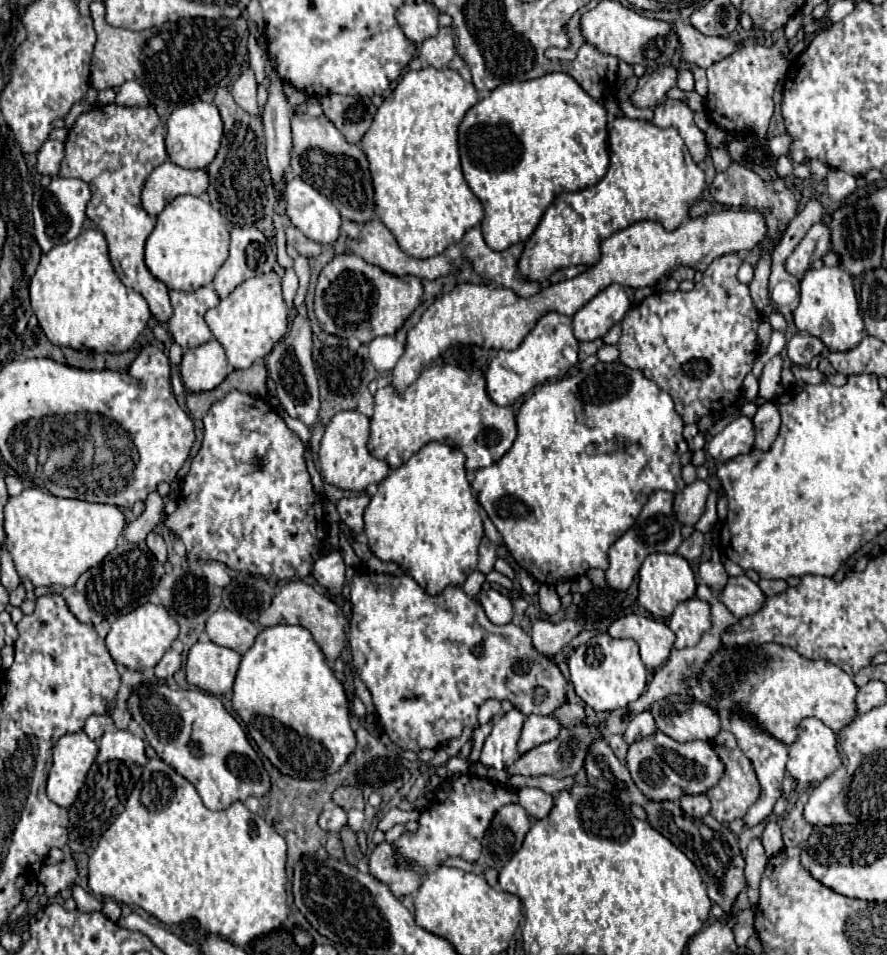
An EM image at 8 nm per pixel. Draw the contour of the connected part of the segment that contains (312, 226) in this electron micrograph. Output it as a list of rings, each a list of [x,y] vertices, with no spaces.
[[[302,178],[286,182],[286,216],[306,234],[306,238],[328,246],[340,234],[340,214],[330,206],[330,200]]]

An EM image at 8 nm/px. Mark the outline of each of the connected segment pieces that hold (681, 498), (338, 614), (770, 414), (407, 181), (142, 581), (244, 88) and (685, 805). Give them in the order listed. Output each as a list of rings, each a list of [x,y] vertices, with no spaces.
[[[696,480],[696,482],[688,484],[682,492],[678,492],[676,498],[674,498],[676,518],[682,524],[694,526],[700,520],[702,512],[704,512],[708,492],[710,492],[710,488],[708,488],[708,484],[704,480]]]
[[[292,580],[284,584],[280,588],[280,592],[274,596],[270,608],[260,616],[258,622],[262,628],[276,626],[276,624],[300,624],[300,626],[308,628],[310,634],[314,636],[316,644],[324,652],[326,662],[334,662],[340,656],[344,642],[346,642],[346,632],[344,632],[346,618],[344,618],[342,610],[328,596],[318,592],[316,588],[302,580]]]
[[[766,402],[758,406],[758,412],[754,414],[752,422],[754,422],[754,432],[756,432],[754,448],[768,450],[774,438],[778,436],[778,428],[780,428],[780,412],[774,406],[774,402]]]
[[[408,70],[362,138],[374,186],[374,212],[412,258],[442,254],[482,220],[482,204],[466,186],[458,154],[458,124],[476,102],[476,88],[456,70]]]
[[[120,542],[114,552],[100,562],[100,566],[84,572],[74,586],[64,588],[62,596],[66,598],[66,604],[80,622],[90,622],[94,626],[102,620],[114,622],[122,614],[128,614],[130,610],[136,610],[150,600],[150,594],[160,580],[160,570],[162,564],[148,550],[148,546],[144,548],[144,544]]]
[[[242,64],[240,78],[232,86],[232,96],[238,102],[238,106],[242,106],[248,114],[258,114],[256,80],[254,80],[254,72],[250,70],[248,64]]]
[[[700,794],[700,796],[684,796],[680,806],[682,806],[682,810],[686,814],[696,816],[696,818],[704,818],[710,812],[710,800],[704,794]]]

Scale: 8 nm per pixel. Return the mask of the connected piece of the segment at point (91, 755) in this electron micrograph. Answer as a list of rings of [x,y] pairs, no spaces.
[[[82,730],[64,734],[54,746],[54,764],[48,774],[48,798],[68,808],[78,796],[82,782],[96,760],[98,744],[90,740]]]

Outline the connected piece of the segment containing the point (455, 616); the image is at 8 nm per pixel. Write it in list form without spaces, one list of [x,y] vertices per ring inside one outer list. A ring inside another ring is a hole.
[[[356,570],[354,582],[350,588],[350,604],[352,604],[352,616],[350,616],[350,628],[348,628],[348,644],[352,650],[352,664],[354,664],[360,680],[366,684],[366,688],[372,694],[372,702],[374,702],[378,720],[380,720],[386,736],[402,750],[420,752],[424,748],[438,748],[438,746],[444,746],[448,740],[458,738],[466,726],[476,728],[478,726],[478,718],[476,718],[478,706],[482,702],[486,702],[488,698],[510,700],[514,704],[514,708],[522,710],[524,714],[544,714],[544,716],[550,716],[554,712],[554,708],[558,708],[566,700],[566,680],[564,680],[560,668],[556,664],[552,664],[550,658],[546,658],[534,650],[530,634],[526,634],[516,624],[504,624],[504,626],[492,624],[486,618],[482,604],[476,598],[466,596],[460,586],[448,586],[442,594],[430,596],[406,574],[378,574],[378,572],[368,572],[368,570]]]

